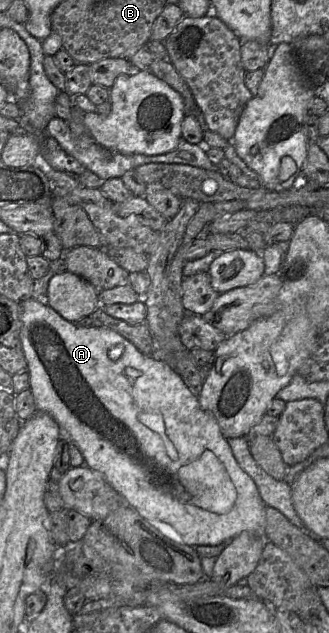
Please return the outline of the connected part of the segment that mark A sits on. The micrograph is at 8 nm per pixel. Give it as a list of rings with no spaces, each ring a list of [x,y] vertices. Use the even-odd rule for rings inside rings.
[[[27,299],[20,303],[20,340],[27,361],[30,376],[30,389],[33,393],[37,411],[49,414],[60,428],[67,432],[71,442],[82,452],[85,465],[100,472],[109,484],[134,508],[143,518],[171,540],[192,547],[200,545],[219,545],[233,540],[243,532],[266,537],[266,505],[263,502],[252,478],[238,465],[227,439],[221,432],[216,419],[203,410],[197,397],[189,390],[180,376],[167,364],[142,354],[131,342],[120,334],[107,328],[80,327],[65,320],[49,305]],[[133,368],[139,372],[137,378],[125,374],[126,369]]]

